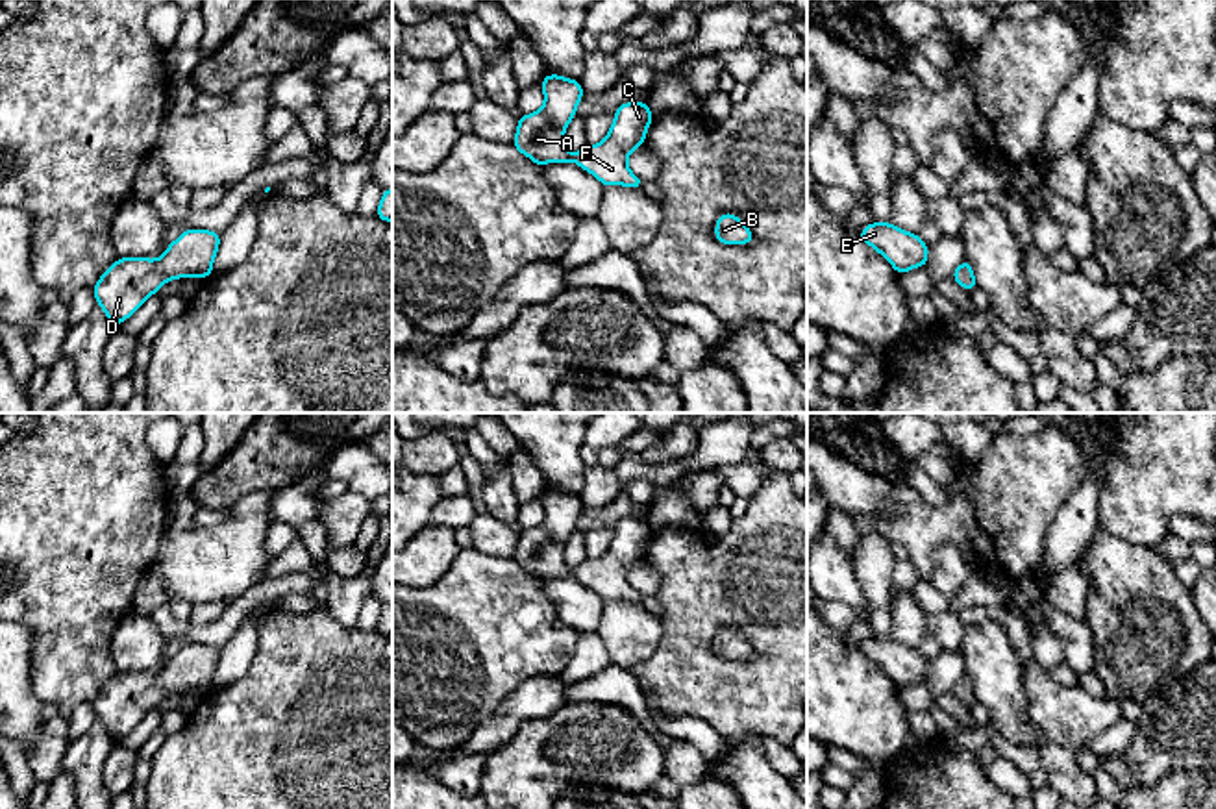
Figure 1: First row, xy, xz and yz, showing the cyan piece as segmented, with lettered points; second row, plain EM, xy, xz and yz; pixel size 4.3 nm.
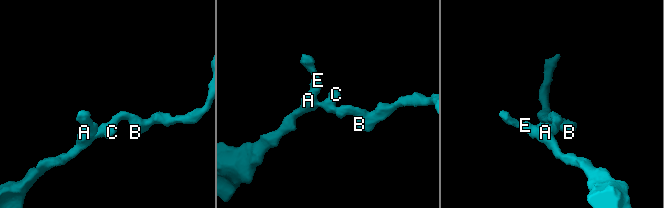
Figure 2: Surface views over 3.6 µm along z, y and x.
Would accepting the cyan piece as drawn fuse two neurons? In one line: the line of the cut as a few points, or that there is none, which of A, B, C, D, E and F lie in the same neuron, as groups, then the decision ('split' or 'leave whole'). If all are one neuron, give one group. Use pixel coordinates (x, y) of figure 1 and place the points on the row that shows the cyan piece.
cut none; groups A B C D E F; leave whole

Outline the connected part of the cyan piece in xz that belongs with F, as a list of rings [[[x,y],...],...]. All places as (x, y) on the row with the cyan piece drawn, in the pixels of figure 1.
[[[546,74],[540,81],[544,104],[539,111],[520,115],[513,146],[535,165],[574,161],[607,185],[640,189],[642,180],[627,167],[633,150],[644,146],[646,131],[653,120],[648,102],[627,102],[614,109],[607,137],[572,154],[565,146],[565,130],[576,117],[583,98],[579,80]]]

